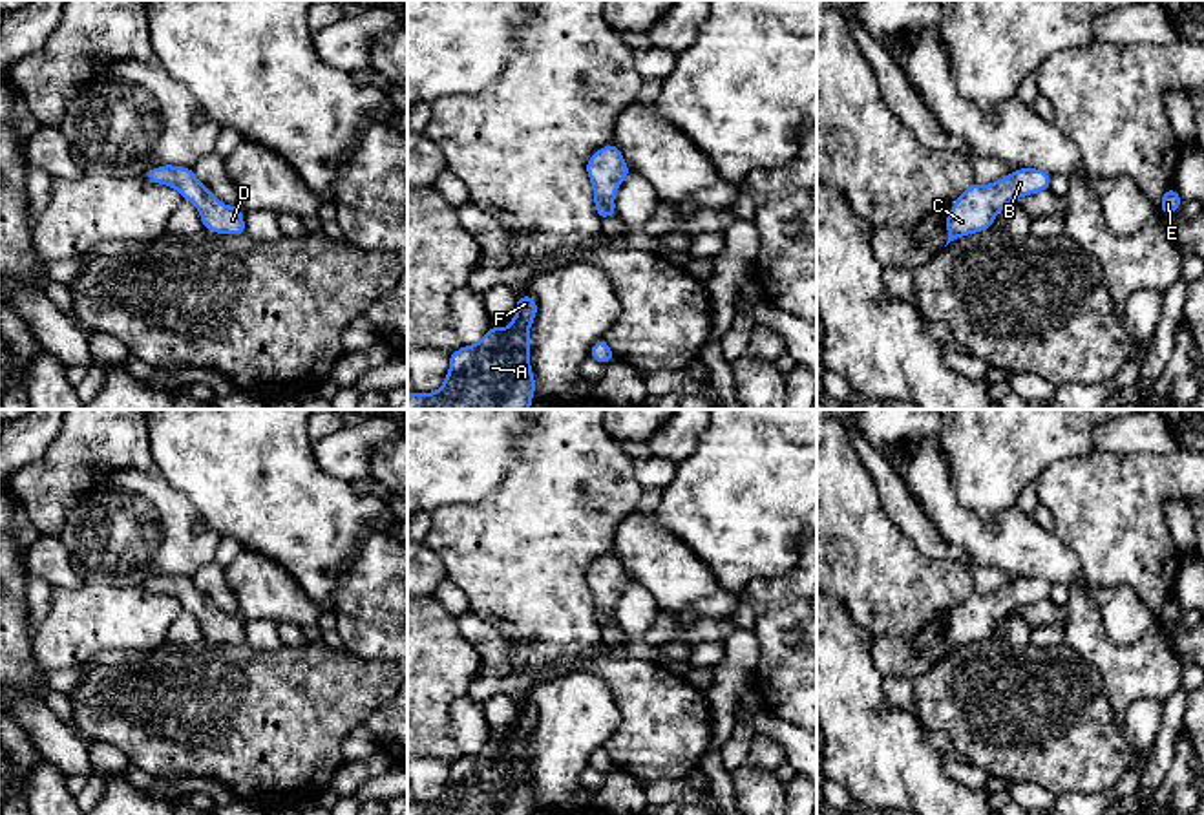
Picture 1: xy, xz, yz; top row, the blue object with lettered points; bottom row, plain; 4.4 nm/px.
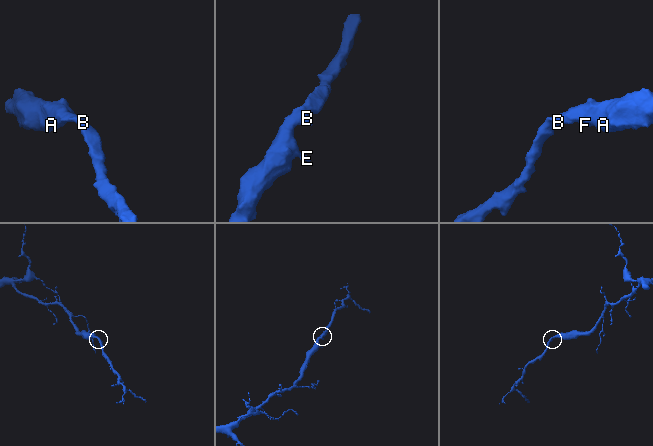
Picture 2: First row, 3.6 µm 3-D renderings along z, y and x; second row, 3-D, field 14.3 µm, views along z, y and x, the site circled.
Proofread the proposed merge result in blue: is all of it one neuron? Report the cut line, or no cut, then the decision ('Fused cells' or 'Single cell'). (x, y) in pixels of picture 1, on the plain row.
No split. Single cell

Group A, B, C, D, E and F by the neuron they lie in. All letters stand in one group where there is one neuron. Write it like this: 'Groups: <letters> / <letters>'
Groups: A B C D E F

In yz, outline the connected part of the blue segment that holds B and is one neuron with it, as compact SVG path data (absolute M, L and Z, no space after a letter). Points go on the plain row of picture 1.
M1016 577L1010 585L990 594L972 592L952 614L943 630L948 651L990 640L999 619L1010 610L1049 599L1051 583L1040 577Z

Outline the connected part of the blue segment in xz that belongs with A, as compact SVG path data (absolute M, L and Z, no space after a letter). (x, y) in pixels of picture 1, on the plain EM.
M517 704L515 727L502 738L490 733L473 755L448 766L449 780L440 799L407 804L407 815L532 815L528 740L537 725L537 709Z

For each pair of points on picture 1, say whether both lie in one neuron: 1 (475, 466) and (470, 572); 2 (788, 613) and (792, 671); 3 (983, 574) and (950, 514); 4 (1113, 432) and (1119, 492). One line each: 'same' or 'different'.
1: different
2: same
3: different
4: different

